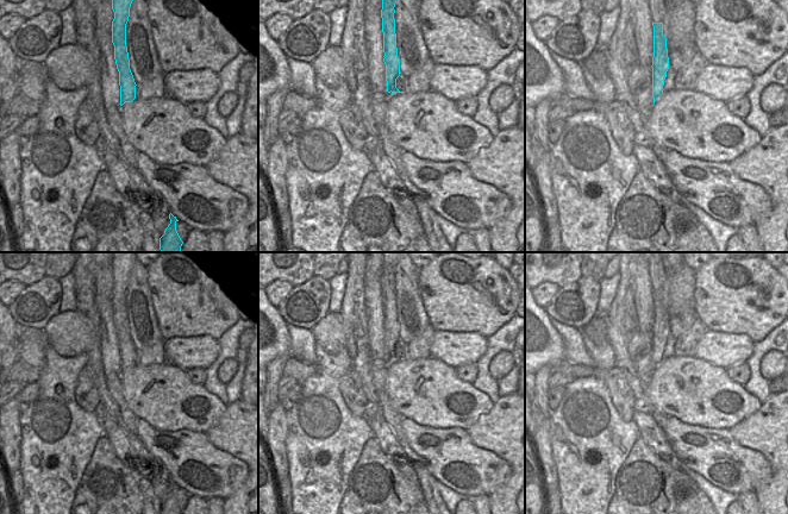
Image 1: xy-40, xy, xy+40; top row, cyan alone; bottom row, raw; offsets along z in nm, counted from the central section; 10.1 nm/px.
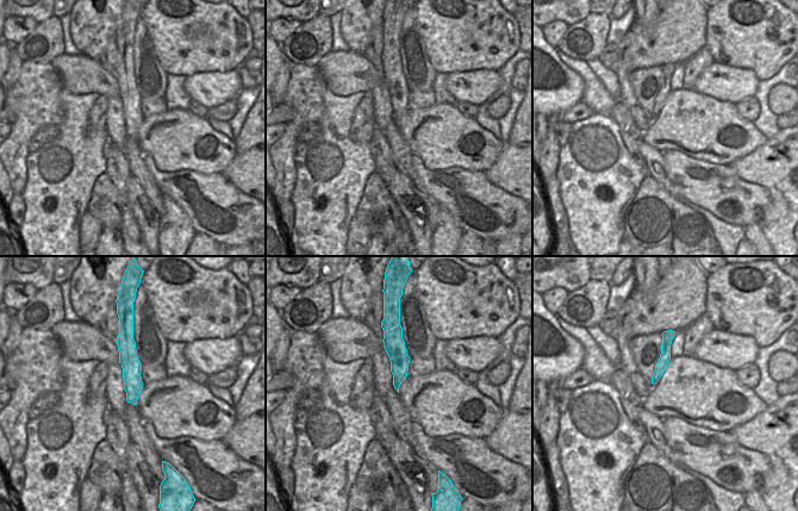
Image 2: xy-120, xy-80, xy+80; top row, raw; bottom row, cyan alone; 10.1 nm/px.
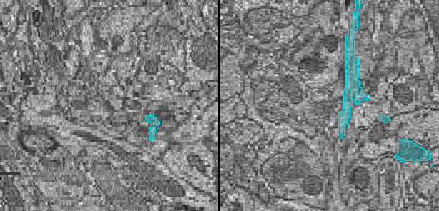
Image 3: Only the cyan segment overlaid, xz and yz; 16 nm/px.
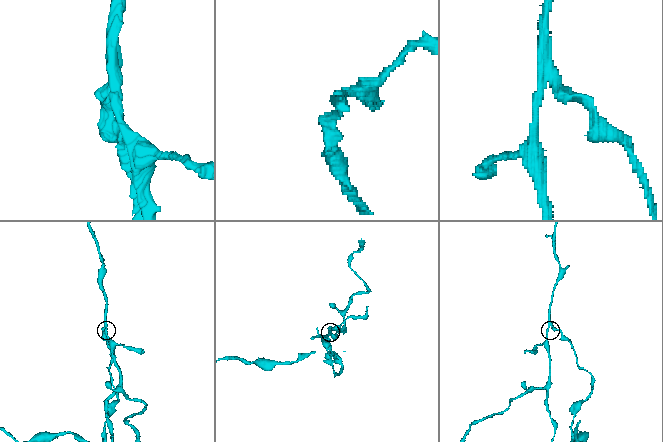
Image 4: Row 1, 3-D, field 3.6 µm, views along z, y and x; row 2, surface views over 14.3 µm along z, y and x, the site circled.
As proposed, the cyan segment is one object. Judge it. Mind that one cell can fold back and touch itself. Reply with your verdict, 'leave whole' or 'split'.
split

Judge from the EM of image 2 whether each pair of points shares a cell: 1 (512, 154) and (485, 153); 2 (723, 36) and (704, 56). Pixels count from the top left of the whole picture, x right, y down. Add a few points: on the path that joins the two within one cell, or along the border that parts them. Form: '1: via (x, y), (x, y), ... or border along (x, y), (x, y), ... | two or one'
1: border along (504, 143), (503, 150), (485, 172) | two
2: border along (705, 47), (714, 61) | two

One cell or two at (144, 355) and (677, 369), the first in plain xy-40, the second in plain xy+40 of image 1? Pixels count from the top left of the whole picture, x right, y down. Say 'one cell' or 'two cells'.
two cells

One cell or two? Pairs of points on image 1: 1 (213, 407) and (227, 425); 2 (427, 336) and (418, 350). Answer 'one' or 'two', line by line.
1: two
2: one

